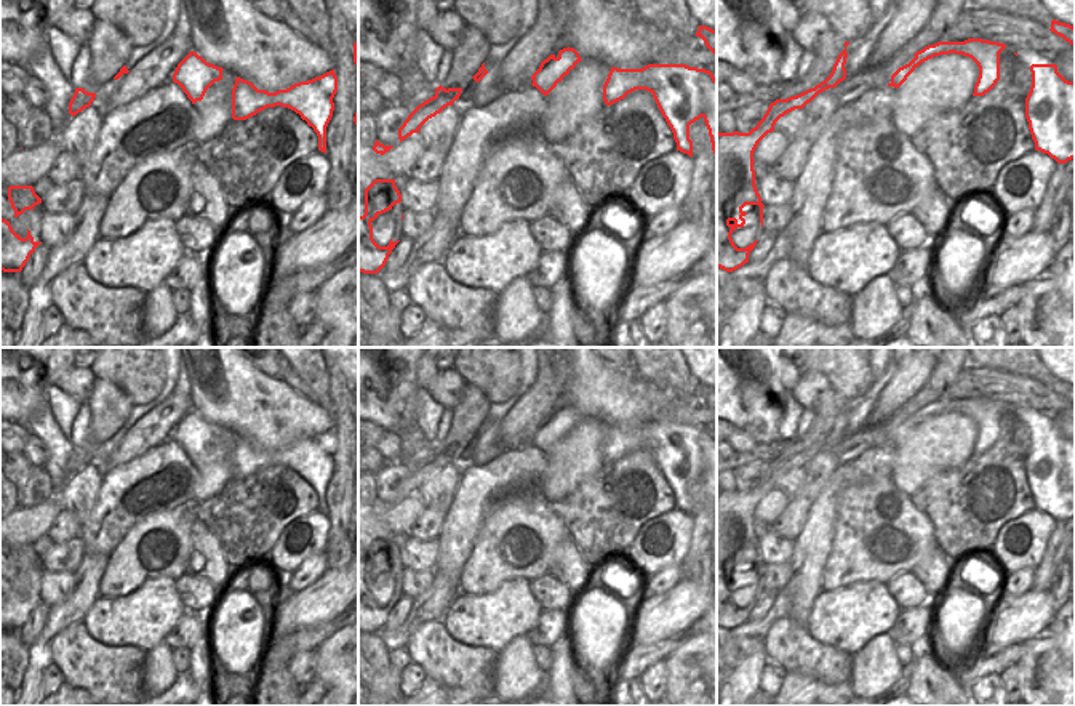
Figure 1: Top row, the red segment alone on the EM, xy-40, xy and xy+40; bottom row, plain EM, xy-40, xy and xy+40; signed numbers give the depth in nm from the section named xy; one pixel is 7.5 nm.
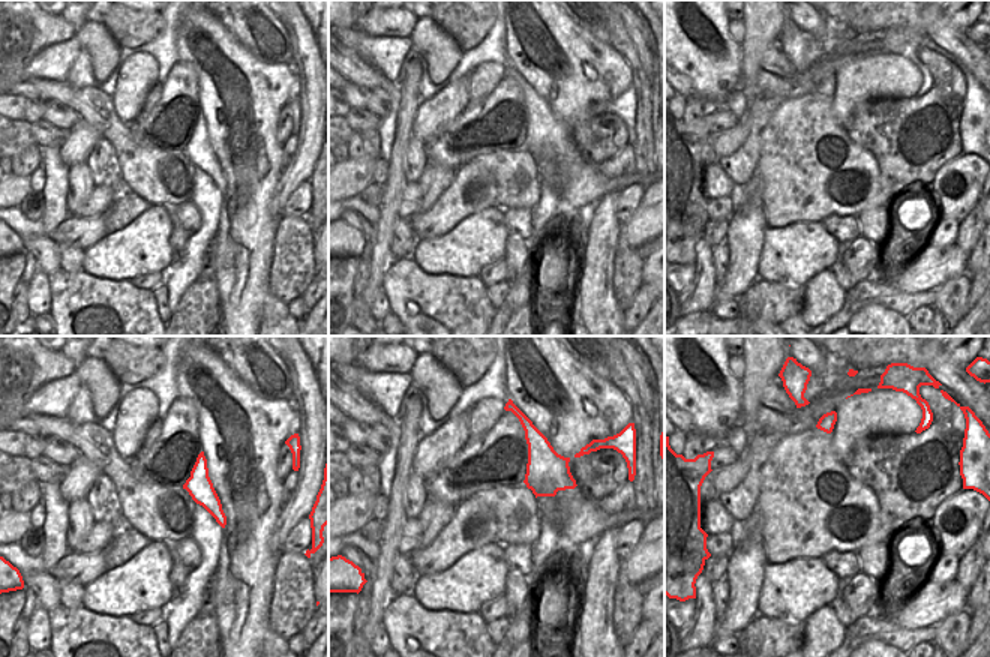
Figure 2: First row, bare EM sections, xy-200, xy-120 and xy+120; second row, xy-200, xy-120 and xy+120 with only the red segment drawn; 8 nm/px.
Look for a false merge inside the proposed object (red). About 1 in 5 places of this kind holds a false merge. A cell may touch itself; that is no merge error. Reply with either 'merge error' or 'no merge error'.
merge error

